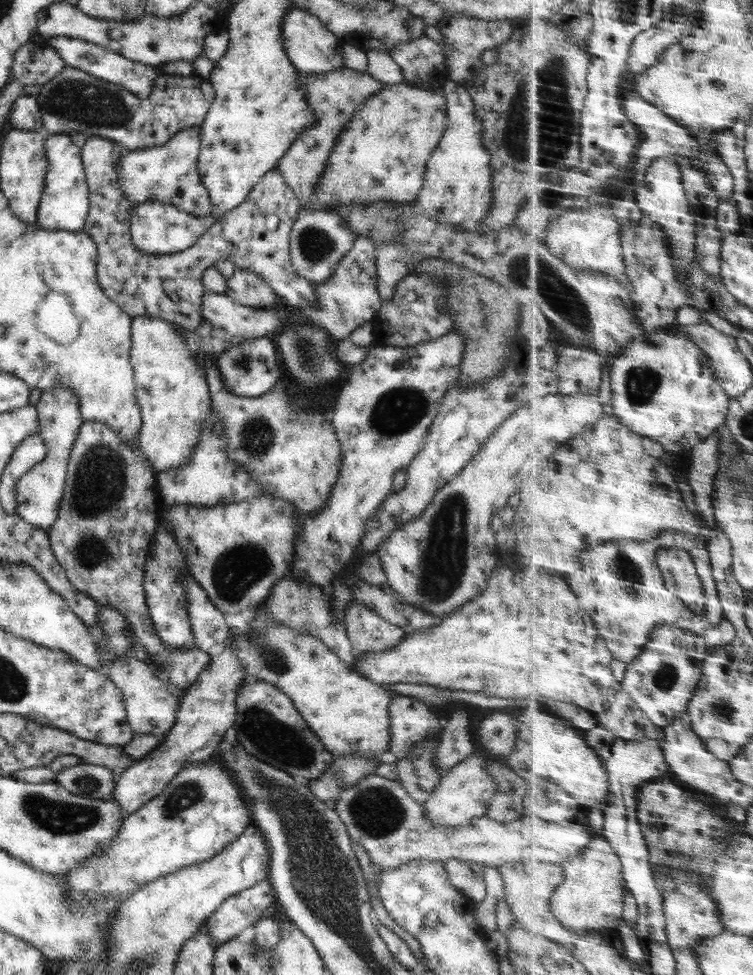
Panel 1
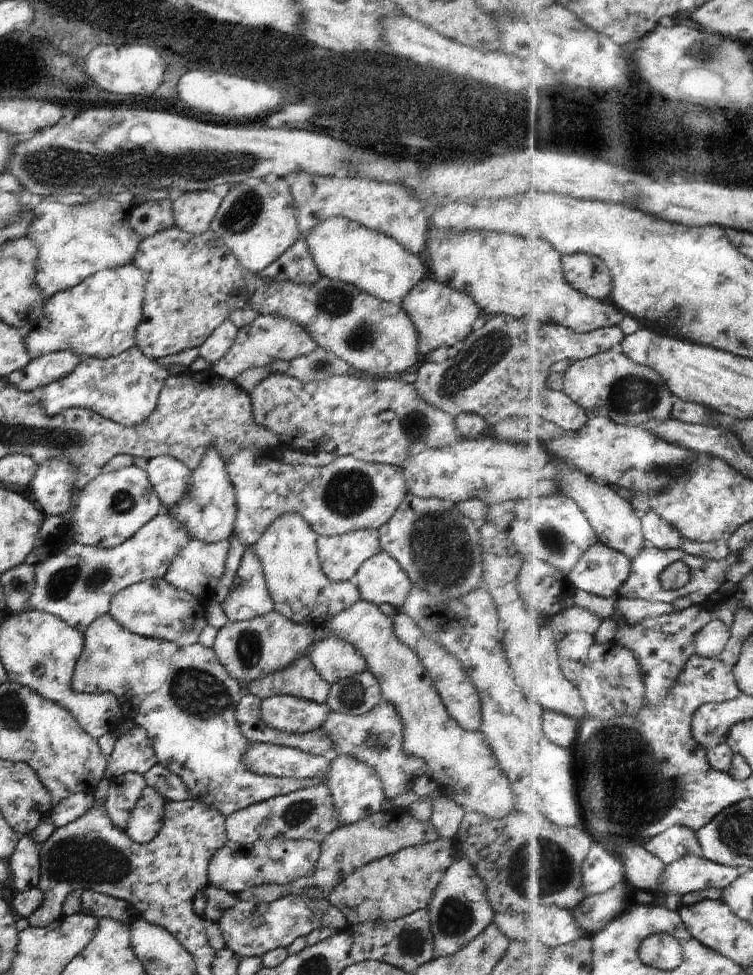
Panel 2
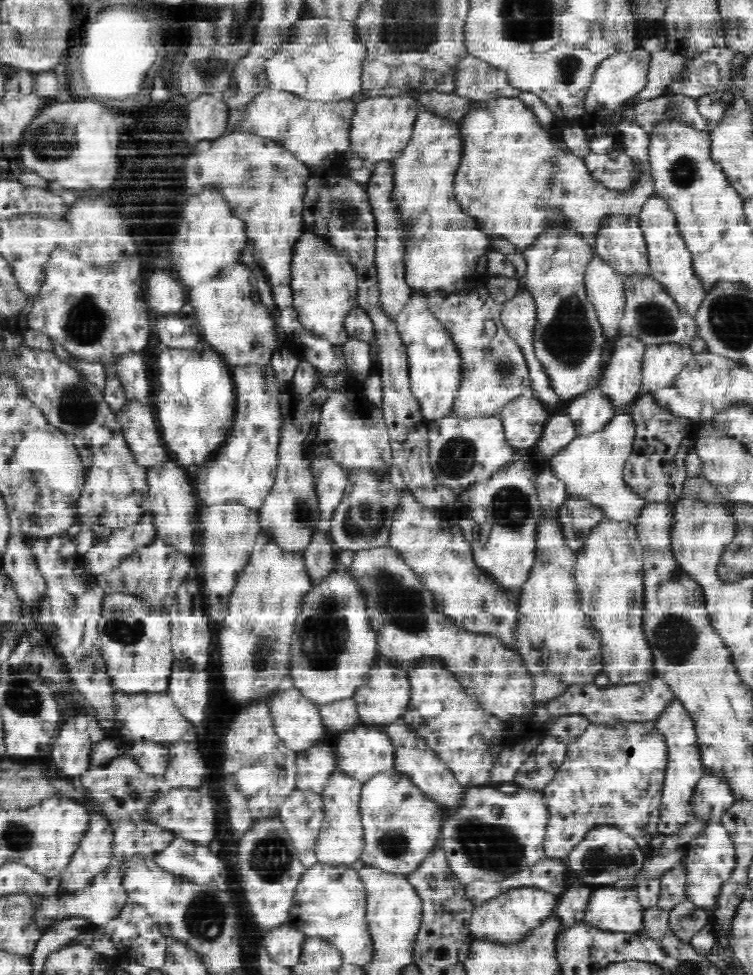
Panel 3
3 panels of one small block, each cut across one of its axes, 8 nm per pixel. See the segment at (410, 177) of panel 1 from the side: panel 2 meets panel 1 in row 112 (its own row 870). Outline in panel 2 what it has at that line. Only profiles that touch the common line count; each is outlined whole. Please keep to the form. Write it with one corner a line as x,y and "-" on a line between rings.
437,837
434,841
425,844
398,850
393,854
356,868
331,889
326,900
333,908
339,910
350,924
365,921
392,921
401,918
417,909
426,908
444,870
453,862
455,856
457,856
457,851
454,849
453,843
450,839
443,837

